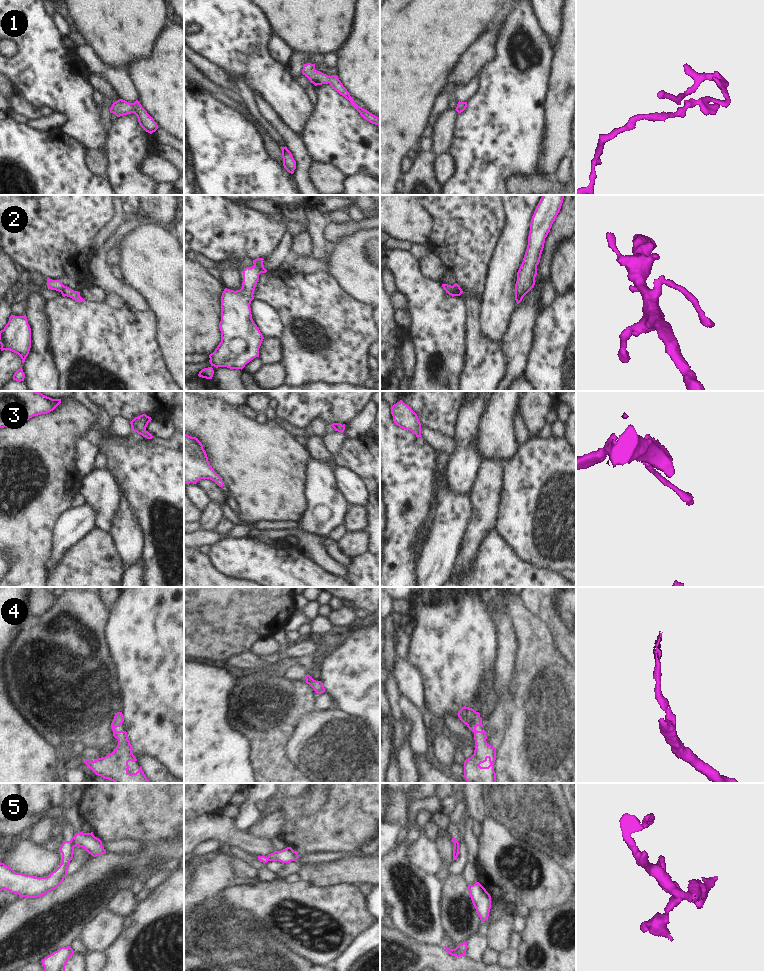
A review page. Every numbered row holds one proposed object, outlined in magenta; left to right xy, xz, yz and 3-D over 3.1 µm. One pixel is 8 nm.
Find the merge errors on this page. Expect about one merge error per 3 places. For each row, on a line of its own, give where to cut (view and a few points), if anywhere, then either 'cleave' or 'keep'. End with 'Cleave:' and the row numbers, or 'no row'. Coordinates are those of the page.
1: cut none; keep
2: cut xz (254, 265), (261, 272); cleave
3: cut none; keep
4: cut none; keep
5: cut xy (69, 841), (73, 847); cleave
Cleave: 2, 5

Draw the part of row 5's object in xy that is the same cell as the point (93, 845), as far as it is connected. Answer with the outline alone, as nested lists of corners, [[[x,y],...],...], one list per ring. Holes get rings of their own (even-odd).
[[[77,833],[70,840],[73,847],[82,847],[93,857],[106,853],[106,850],[102,846],[102,841],[91,833]]]

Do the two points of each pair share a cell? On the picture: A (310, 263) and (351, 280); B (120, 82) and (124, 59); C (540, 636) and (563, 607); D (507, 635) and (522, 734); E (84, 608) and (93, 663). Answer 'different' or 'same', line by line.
A: different
B: different
C: different
D: different
E: same

